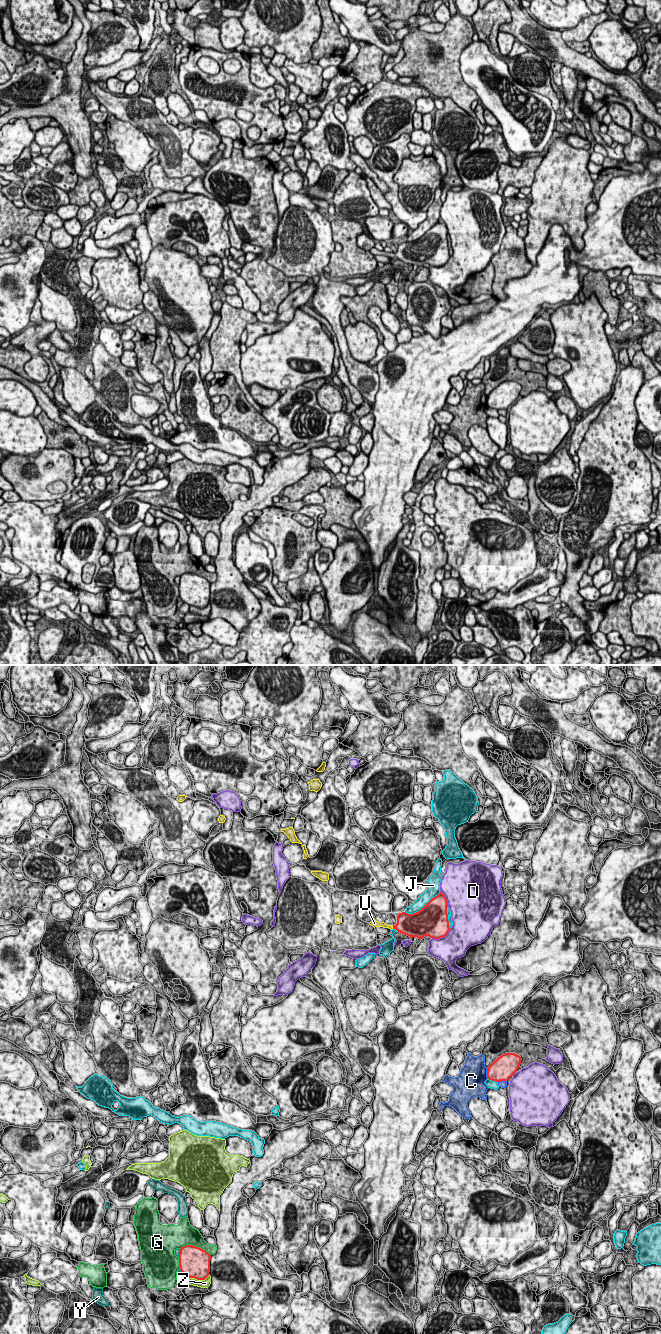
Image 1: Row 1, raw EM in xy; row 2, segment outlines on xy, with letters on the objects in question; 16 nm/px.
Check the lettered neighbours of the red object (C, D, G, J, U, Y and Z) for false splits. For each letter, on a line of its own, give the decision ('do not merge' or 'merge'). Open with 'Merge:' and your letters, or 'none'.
Merge: U
C: do not merge
D: do not merge
G: do not merge
J: do not merge
U: merge
Y: do not merge
Z: do not merge

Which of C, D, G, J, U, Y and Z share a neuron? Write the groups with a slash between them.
C Z / D / G / J / U / Y

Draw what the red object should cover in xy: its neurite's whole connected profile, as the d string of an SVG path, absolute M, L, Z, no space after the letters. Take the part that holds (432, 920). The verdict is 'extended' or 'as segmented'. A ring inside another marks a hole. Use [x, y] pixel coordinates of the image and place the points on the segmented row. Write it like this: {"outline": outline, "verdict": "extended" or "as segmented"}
{"outline": "M443 893L432 898L421 910L416 913L406 912L397 915L396 925L387 925L373 919L369 924L375 927L396 929L398 932L409 936L423 939L429 936L433 939L445 937L450 931L448 914L448 902Z", "verdict": "extended"}

